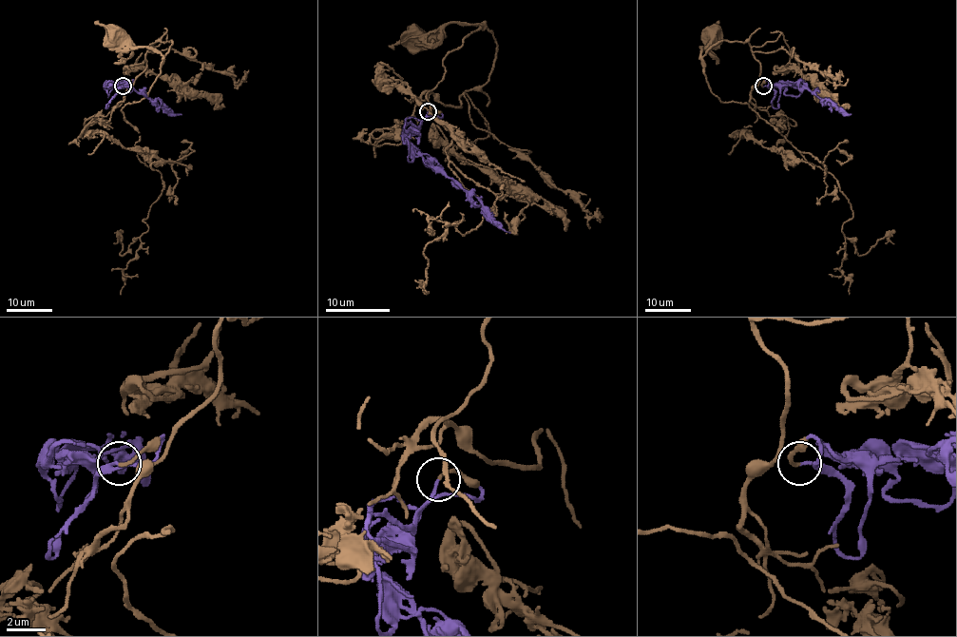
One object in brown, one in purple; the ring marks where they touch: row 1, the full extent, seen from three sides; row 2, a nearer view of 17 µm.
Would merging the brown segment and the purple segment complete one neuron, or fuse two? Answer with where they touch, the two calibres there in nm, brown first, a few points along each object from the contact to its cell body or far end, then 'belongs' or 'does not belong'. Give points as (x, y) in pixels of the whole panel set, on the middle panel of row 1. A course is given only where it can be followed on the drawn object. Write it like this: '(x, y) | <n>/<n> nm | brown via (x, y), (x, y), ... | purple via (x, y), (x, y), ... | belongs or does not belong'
(428, 111) | 150/100 nm | brown via (427, 110), (461, 106), (482, 86), (496, 42), (464, 23), (414, 38) | purple via (427, 110), (427, 117), (408, 138), (410, 145), (472, 192), (499, 224), (510, 232) | belongs

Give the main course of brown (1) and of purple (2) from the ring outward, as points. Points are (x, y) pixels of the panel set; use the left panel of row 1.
1: (122, 86), (145, 69), (148, 46), (171, 40), (163, 56), (148, 48), (132, 48), (122, 37), (113, 36)
2: (122, 86), (108, 84), (130, 86), (148, 99), (158, 99), (174, 114), (181, 114)

